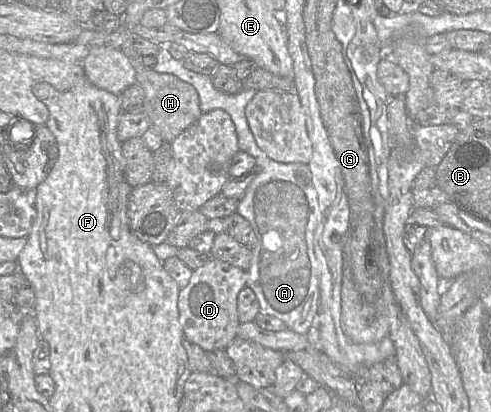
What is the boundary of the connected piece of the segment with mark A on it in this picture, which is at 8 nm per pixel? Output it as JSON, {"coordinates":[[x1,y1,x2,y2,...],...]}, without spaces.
{"coordinates":[[161,46,156,59,155,71,172,74,195,88,203,114,222,109,230,115,239,150,255,159,258,174,236,210,250,223,256,236,246,286,256,295,260,313,274,316,283,321,287,329,306,336,318,313,319,263,314,251,314,235,321,221,318,195,308,164,276,162,258,147,245,115,245,108,257,90,242,89,235,95,222,93,213,86,211,76,186,69,181,60,171,56,166,46]]}

